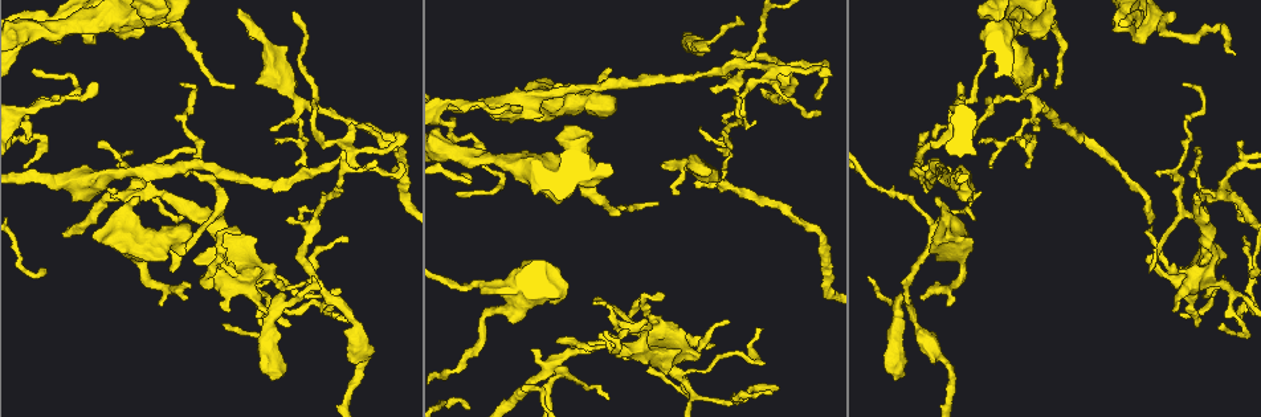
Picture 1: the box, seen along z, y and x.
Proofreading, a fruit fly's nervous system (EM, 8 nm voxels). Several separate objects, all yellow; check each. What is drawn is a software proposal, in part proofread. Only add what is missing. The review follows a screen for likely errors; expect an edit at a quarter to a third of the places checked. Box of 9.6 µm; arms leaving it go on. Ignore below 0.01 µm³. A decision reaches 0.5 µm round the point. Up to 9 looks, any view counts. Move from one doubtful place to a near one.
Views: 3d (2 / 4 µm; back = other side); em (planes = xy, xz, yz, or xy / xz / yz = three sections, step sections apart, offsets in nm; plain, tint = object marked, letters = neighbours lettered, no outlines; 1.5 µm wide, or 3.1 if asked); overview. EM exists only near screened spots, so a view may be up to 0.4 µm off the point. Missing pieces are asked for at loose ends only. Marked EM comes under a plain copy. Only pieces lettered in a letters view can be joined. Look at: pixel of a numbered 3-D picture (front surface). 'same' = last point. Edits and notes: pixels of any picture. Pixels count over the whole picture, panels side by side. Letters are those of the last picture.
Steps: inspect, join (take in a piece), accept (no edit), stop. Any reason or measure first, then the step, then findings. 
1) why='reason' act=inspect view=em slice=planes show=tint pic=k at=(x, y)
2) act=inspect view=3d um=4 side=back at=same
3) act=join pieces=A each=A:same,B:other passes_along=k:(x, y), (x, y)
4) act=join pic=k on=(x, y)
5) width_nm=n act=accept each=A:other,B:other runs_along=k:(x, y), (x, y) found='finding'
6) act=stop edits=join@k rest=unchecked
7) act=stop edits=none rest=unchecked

why='end of a long branch' act=inspect view=em slice=planes show=letters pic=1 at=(1183, 86)

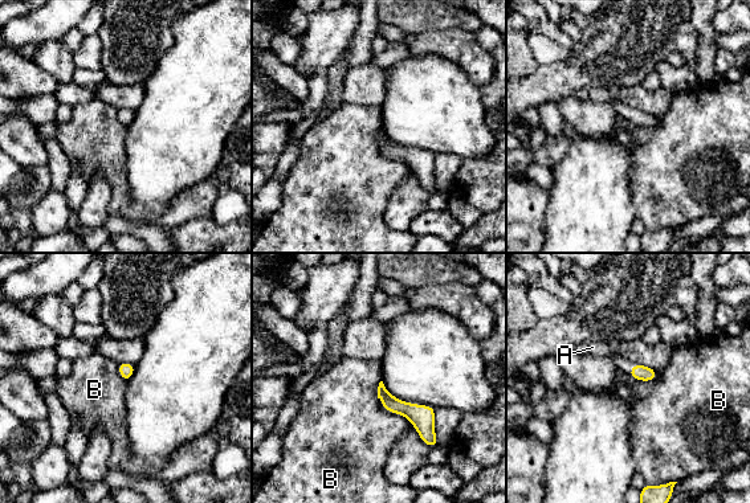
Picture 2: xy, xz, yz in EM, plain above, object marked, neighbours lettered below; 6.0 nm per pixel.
width_nm=90 act=join pieces=A each=A:same,B:other passes_along=2:(639, 372), (632, 368), (598, 347) found='it goes on there'

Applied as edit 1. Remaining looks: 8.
act=inspect view=overview

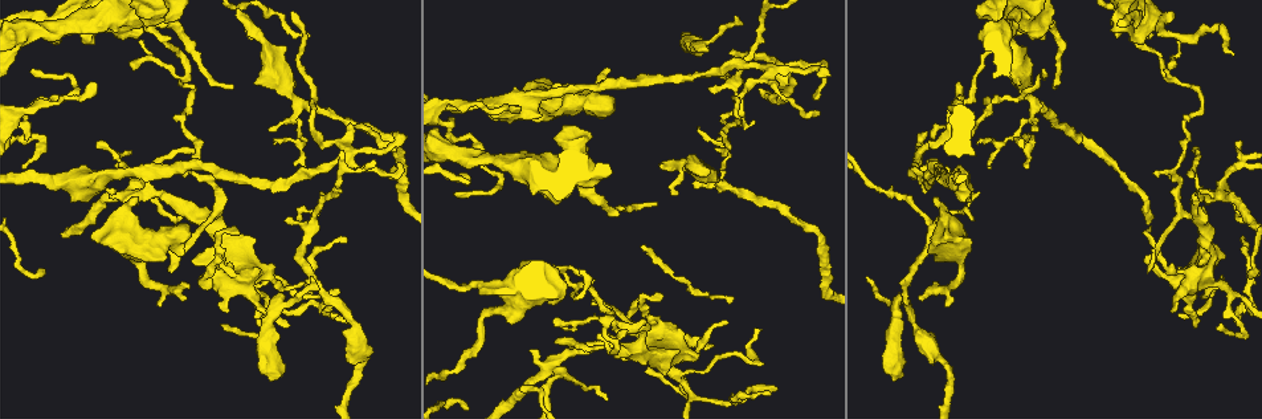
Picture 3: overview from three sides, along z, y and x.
why='thin end' act=inspect view=em slice=yz step=4 show=letters pic=3 at=(297, 164)

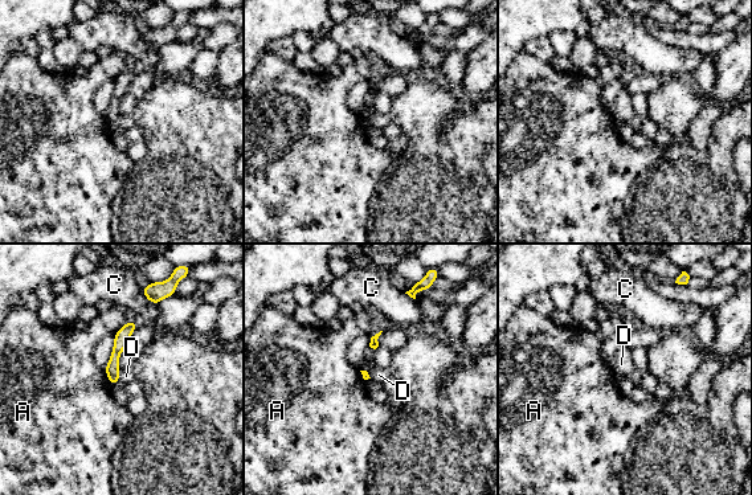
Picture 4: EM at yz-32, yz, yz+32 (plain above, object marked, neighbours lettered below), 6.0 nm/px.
act=accept each=A:other,C:other,D:other border=4:(121, 369), (119, 383) found='none of them fits'

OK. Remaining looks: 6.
why='tapers out' act=inspect view=3d um=2 pic=3 at=(233, 87)

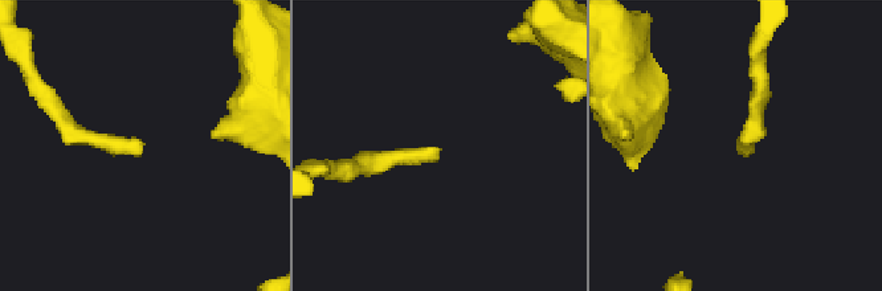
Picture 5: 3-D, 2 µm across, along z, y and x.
why='shape alone is not enough' act=inspect view=em slice=xz step=4 show=tint pic=5 at=(139, 153)

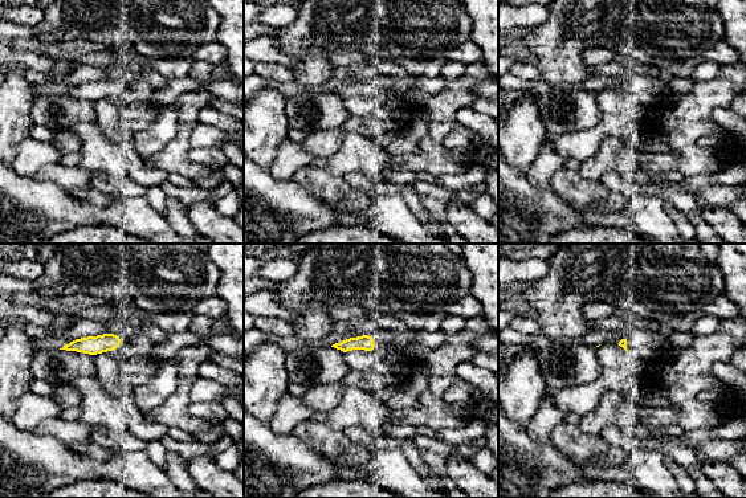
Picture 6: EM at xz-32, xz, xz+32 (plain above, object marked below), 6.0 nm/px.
act=inspect view=em slice=planes show=letters at=same

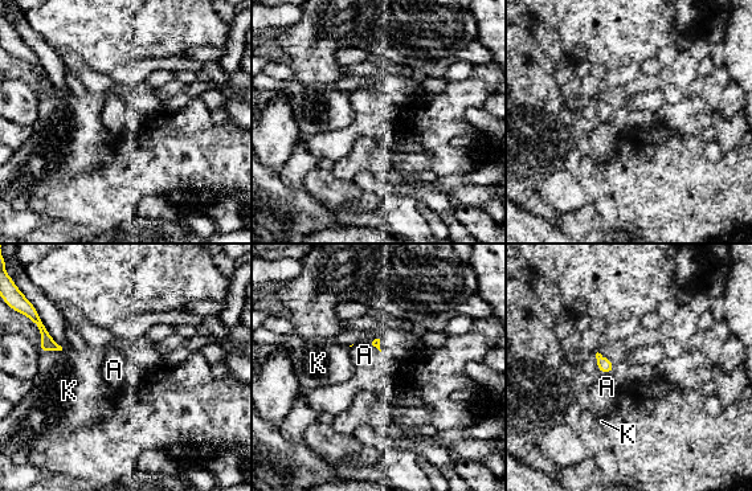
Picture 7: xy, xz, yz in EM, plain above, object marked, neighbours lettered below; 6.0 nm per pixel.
act=accept each=A:other,K:other border=7:(614, 365), (610, 372), (601, 373) found='no lettered piece goes on from it'

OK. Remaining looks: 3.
why='tapers out' act=inspect view=em slice=planes show=letters pic=3 at=(312, 277)

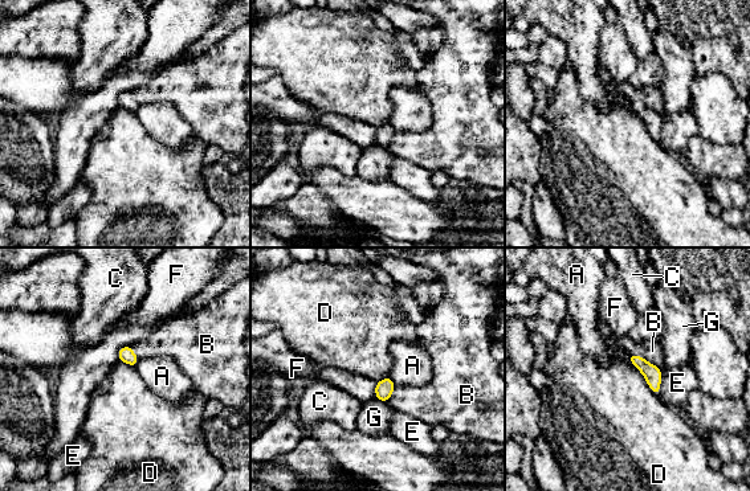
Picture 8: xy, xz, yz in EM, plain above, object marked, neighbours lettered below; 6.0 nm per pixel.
width_nm=80 longest_contact=B:240nm act=accept each=A:other,B:other,C:other,D:other,E:other,F:other,G:other found='no lettered piece goes on from it'

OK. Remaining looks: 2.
act=stop edits=join@2 rest=unchecked

